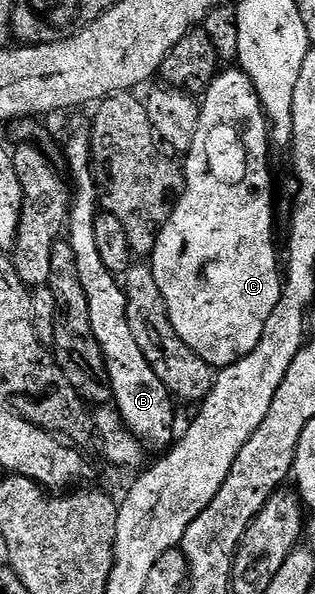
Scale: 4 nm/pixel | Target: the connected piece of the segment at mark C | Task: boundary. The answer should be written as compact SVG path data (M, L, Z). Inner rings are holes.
M242 69L220 70L202 96L197 133L193 137L191 150L186 152L187 163L182 164L187 187L183 190L183 195L173 209L169 221L159 230L157 245L149 256L151 272L153 277L157 277L157 286L161 288L161 297L165 297L165 305L169 309L169 321L173 321L177 337L181 337L181 341L185 341L185 345L189 345L189 349L193 349L197 357L201 357L210 367L216 369L233 365L241 361L241 357L257 349L257 341L261 341L265 333L265 321L269 321L273 309L277 309L277 301L283 292L281 259L280 256L279 259L275 256L275 211L271 208L271 171L267 168L267 147L269 148L269 120L263 113L263 106L259 103L251 78Z

